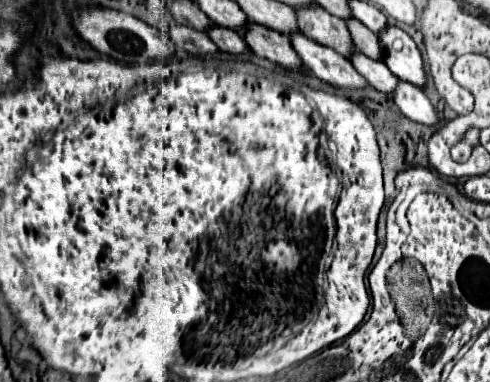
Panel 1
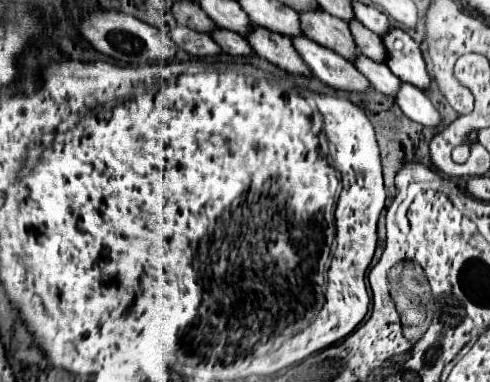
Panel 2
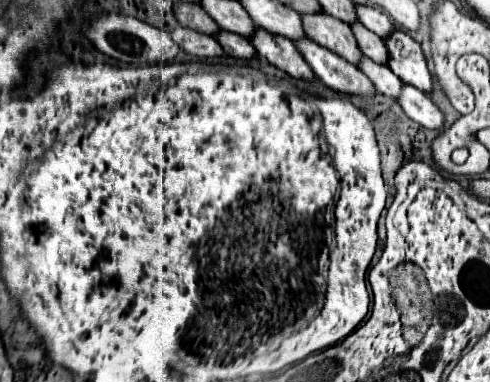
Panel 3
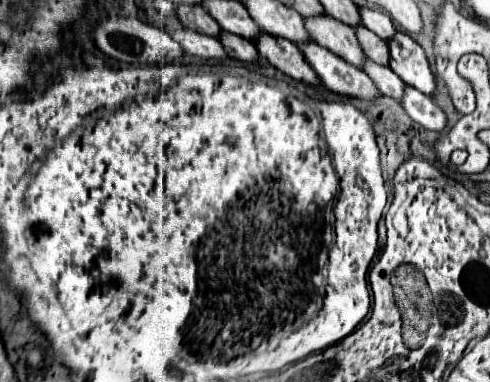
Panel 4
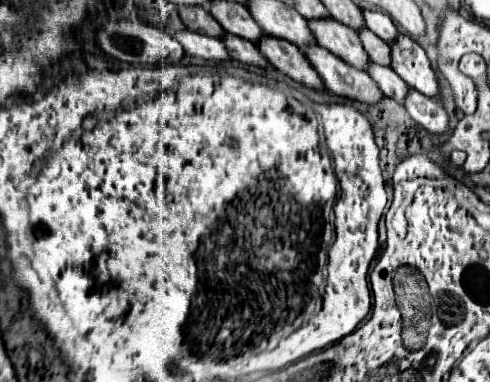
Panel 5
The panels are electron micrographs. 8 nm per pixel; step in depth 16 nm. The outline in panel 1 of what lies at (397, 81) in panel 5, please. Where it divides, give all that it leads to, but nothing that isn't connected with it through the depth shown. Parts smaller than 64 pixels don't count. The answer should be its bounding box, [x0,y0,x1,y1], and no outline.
[350,54,396,96]

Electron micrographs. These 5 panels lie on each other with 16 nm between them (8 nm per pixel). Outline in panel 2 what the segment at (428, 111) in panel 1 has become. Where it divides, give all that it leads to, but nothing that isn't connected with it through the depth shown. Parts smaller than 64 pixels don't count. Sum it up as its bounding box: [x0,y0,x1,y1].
[396,84,442,128]

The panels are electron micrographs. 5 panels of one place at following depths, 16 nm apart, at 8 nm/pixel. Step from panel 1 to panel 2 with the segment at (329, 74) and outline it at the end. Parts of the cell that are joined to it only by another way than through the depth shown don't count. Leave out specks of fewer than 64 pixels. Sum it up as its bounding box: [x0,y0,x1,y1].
[292,36,372,92]

